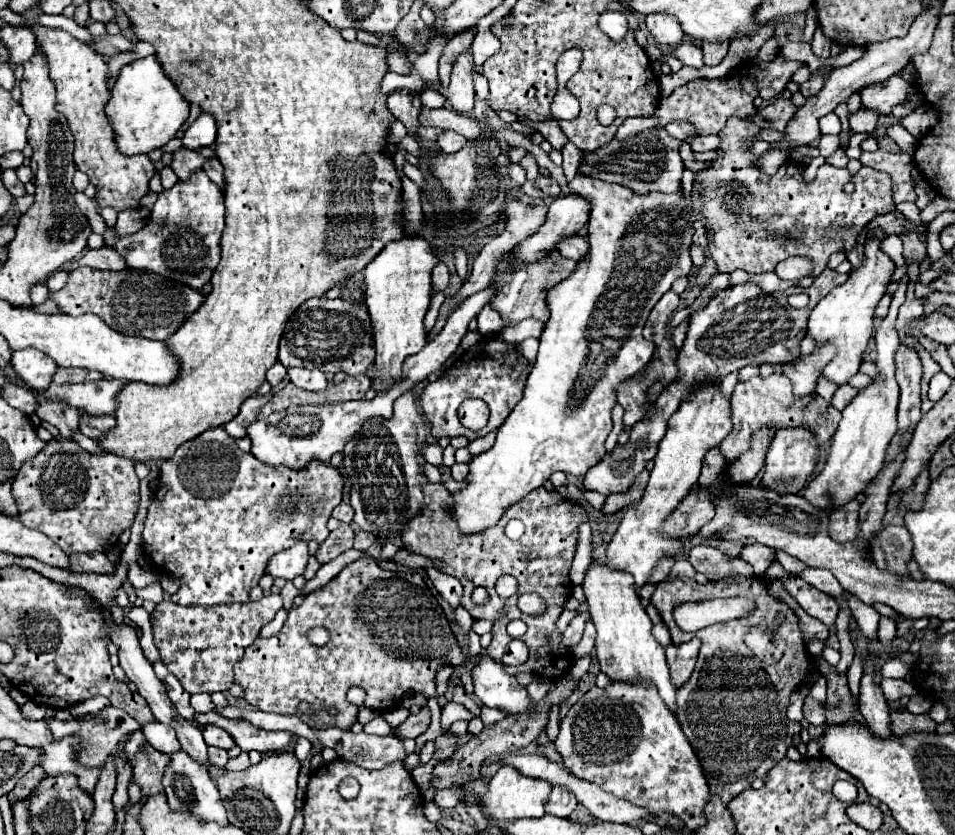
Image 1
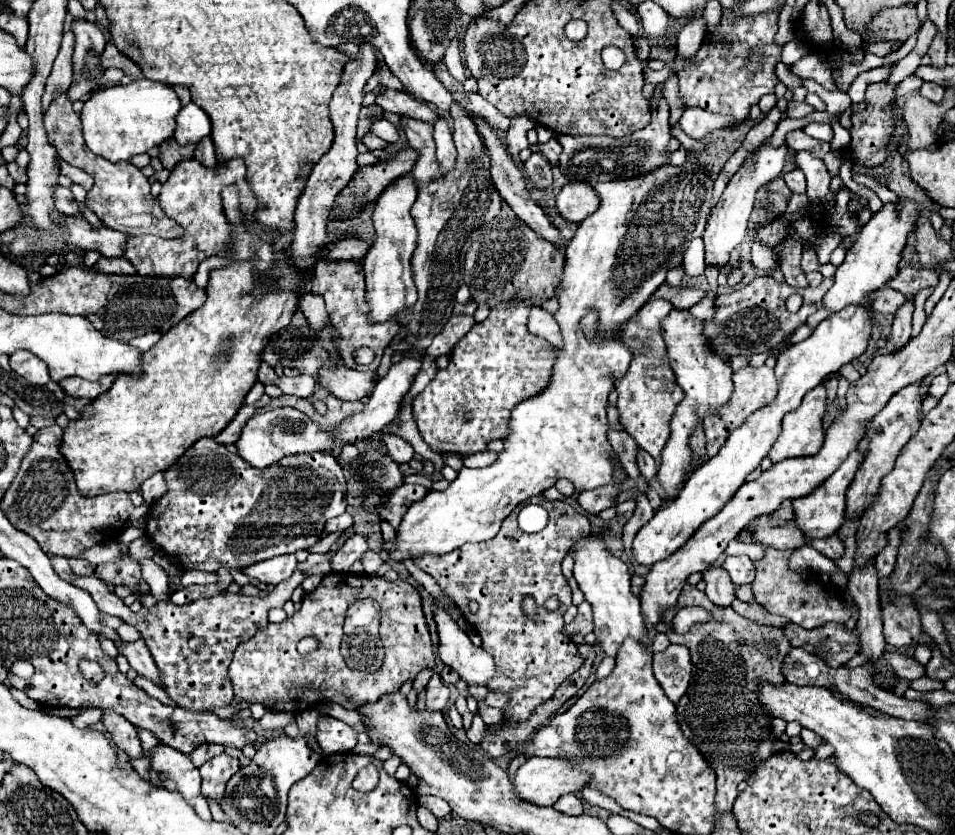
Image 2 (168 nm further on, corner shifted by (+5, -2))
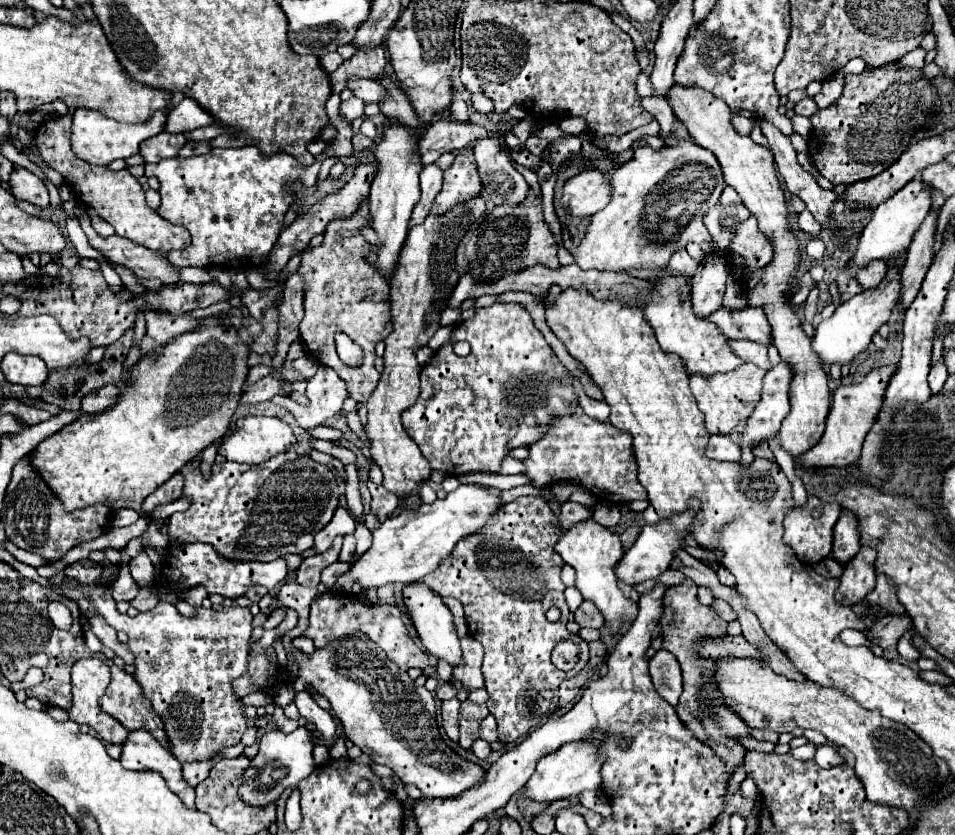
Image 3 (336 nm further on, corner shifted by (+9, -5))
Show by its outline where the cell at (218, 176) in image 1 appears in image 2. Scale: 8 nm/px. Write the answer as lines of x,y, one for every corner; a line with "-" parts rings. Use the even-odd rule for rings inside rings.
205,137
205,141
199,141
199,143
197,143
195,159
197,159
201,165
205,165
207,169
215,169
217,159
215,159
215,151
213,151
213,141
211,141
211,137

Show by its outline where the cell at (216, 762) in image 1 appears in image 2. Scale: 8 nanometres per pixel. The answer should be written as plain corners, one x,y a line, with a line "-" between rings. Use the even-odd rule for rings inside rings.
217,755
199,767
201,771
201,791
205,797
221,799
225,791
225,783
239,771
239,761
229,755

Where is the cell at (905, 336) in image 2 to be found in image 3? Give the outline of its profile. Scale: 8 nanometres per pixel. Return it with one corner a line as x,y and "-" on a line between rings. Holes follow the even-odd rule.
929,212
927,218
923,220
921,228
915,232
911,246
907,248
907,260
903,266
903,288
901,288
901,298
899,304
907,308
913,298
917,296
921,282
931,266
933,260
933,244
935,244
935,234
937,234
937,212

